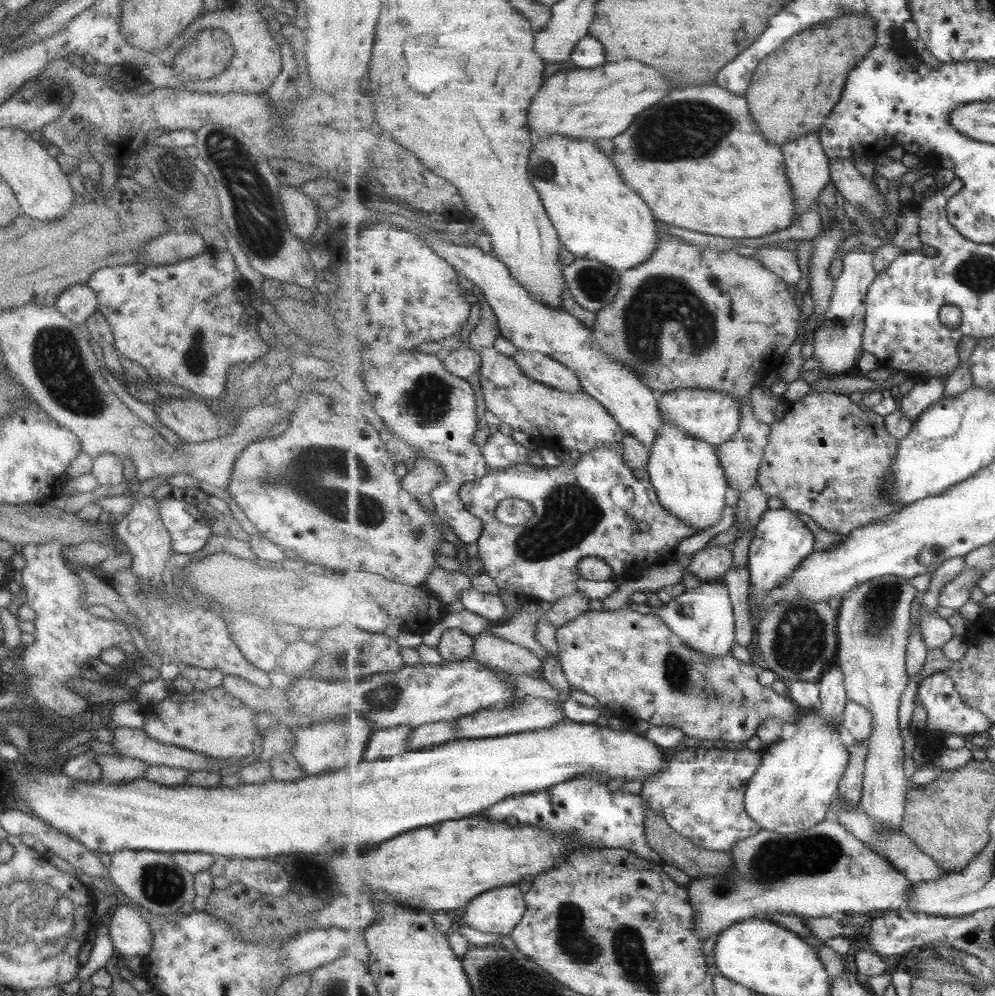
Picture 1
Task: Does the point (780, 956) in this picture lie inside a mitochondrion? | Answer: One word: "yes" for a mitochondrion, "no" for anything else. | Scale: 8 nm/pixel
no

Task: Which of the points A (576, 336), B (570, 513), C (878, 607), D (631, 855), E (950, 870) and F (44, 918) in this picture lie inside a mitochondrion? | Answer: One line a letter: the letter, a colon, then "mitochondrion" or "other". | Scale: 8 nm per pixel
A: other
B: mitochondrion
C: mitochondrion
D: other
E: other
F: mitochondrion

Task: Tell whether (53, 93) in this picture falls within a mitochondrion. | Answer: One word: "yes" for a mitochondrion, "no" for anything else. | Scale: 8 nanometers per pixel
yes

